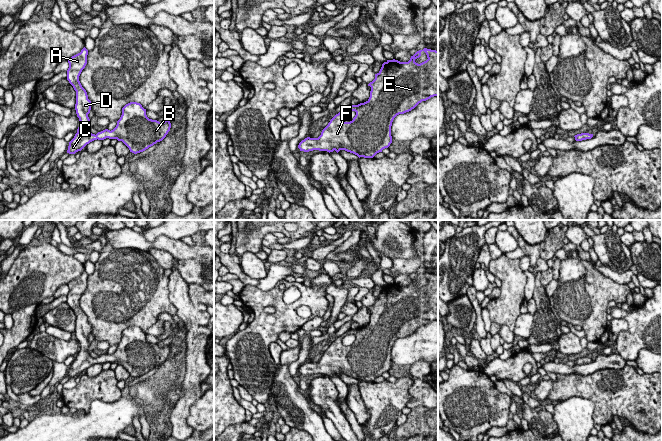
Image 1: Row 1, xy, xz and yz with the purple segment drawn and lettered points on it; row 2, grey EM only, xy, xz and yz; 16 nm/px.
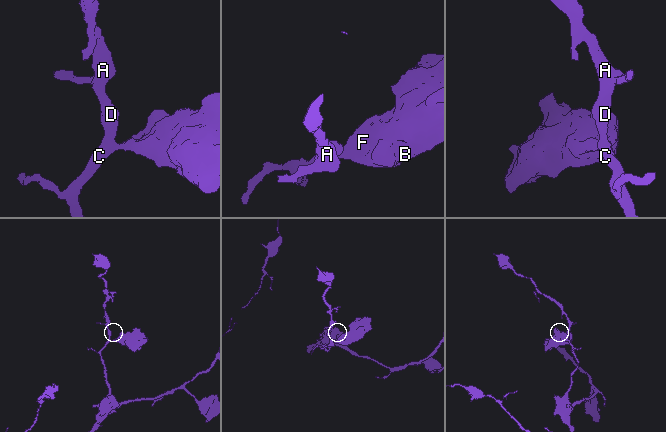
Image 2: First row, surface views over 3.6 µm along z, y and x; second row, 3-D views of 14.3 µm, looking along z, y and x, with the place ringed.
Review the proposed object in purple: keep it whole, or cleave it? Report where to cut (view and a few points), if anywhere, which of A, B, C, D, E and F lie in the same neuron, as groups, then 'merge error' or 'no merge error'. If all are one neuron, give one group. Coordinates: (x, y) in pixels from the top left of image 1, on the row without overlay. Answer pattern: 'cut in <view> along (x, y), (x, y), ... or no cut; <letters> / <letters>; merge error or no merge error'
no cut; A B C D E F; no merge error

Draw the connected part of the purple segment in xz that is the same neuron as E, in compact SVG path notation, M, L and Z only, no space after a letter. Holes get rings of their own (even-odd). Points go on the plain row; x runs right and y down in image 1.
M424 272L411 280L408 286L387 284L368 310L371 311L371 315L366 326L350 329L336 338L318 362L307 361L299 367L300 375L319 374L330 377L335 374L338 377L340 374L345 374L359 382L373 382L388 372L392 367L391 350L394 342L411 335L422 325L438 320L438 275ZM422 275L426 277L428 283L418 288L415 284L421 280ZM347 335L356 336L350 346L344 346L342 343L342 339Z

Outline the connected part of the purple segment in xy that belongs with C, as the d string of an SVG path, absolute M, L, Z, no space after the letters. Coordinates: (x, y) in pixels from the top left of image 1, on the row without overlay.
M84 271L80 277L69 282L67 304L76 315L75 334L80 350L74 362L69 366L67 377L75 378L94 364L117 363L122 365L130 374L137 378L145 375L157 366L162 365L171 352L170 344L160 347L149 343L146 333L140 327L130 326L122 332L122 339L113 354L105 353L96 359L89 355L91 325L86 314L82 311L79 300L87 288L88 274Z

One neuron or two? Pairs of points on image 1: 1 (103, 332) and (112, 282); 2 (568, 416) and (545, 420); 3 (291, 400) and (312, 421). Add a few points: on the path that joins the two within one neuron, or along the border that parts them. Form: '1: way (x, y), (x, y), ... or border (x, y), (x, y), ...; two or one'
1: way (108, 320), (112, 294); one
2: border (552, 415), (557, 427); two
3: way (296, 405), (307, 416); one

